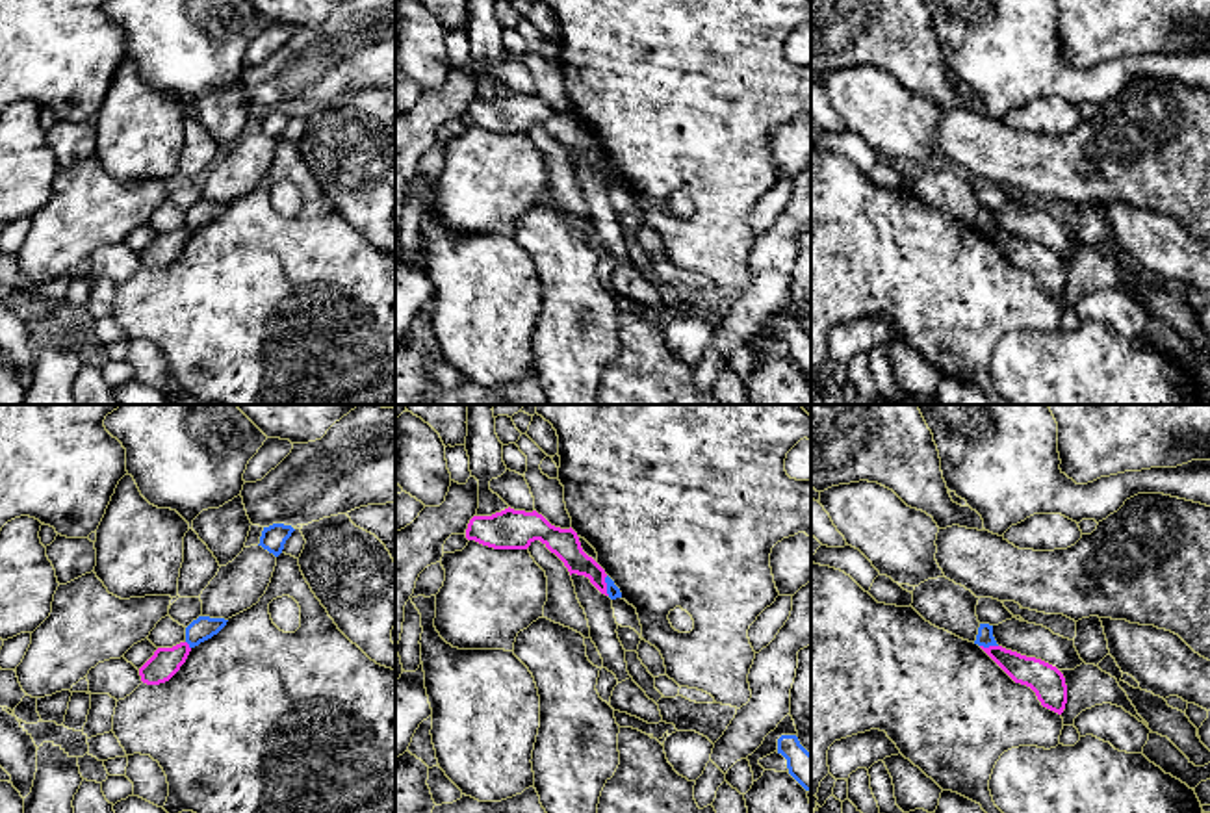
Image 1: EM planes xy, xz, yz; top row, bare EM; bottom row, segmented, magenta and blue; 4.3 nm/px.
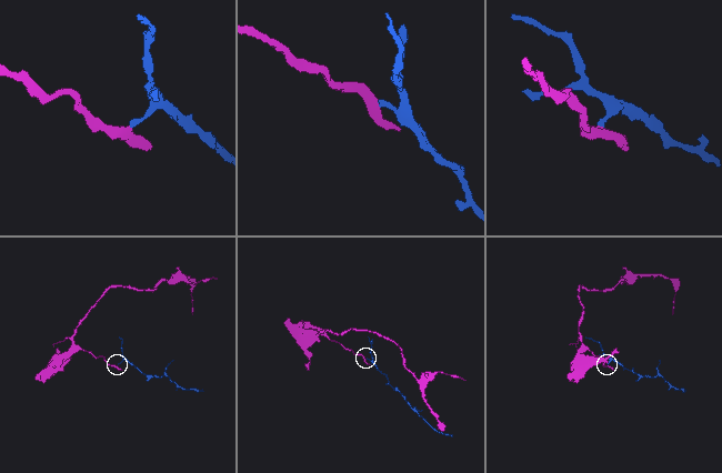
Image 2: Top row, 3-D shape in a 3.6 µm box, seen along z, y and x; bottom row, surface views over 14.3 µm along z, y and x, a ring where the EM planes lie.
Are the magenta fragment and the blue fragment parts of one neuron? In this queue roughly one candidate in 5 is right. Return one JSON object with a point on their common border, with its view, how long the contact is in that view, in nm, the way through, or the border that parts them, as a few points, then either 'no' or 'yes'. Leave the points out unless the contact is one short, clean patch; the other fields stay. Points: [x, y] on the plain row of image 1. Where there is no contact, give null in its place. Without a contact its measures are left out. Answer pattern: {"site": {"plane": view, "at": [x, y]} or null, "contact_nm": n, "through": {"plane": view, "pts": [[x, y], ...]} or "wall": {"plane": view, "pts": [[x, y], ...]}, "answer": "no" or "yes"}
{"site": {"plane": "xz", "at": [605, 169]}, "contact_nm": 90, "wall": {"plane": "xz", "pts": [[605, 160], [605, 175], [609, 179]]}, "answer": "no"}

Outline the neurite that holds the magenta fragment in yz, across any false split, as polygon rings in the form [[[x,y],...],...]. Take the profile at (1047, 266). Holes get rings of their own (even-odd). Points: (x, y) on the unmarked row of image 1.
[[[980,230],[1015,267],[1030,271],[1043,291],[1062,299],[1067,288],[1063,258],[1036,241],[1026,241],[1002,230]]]

